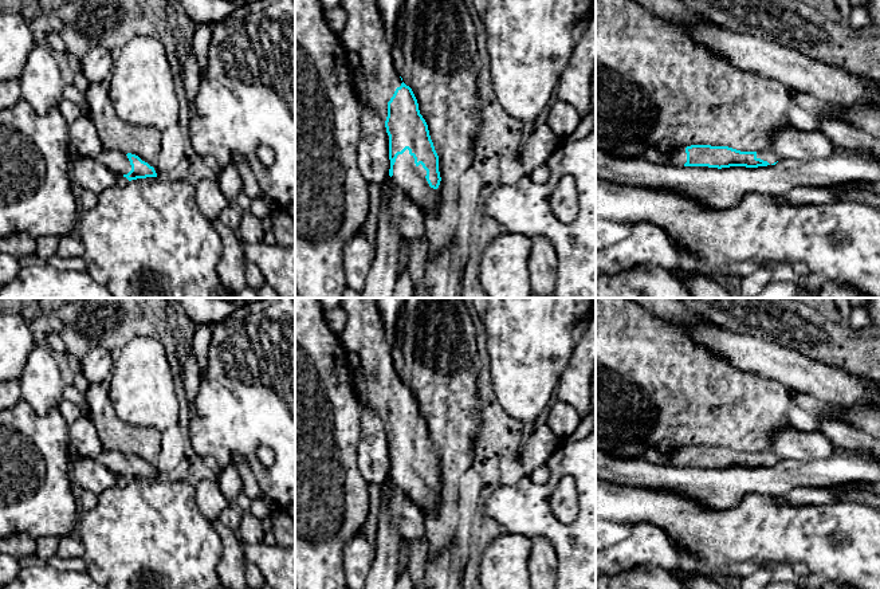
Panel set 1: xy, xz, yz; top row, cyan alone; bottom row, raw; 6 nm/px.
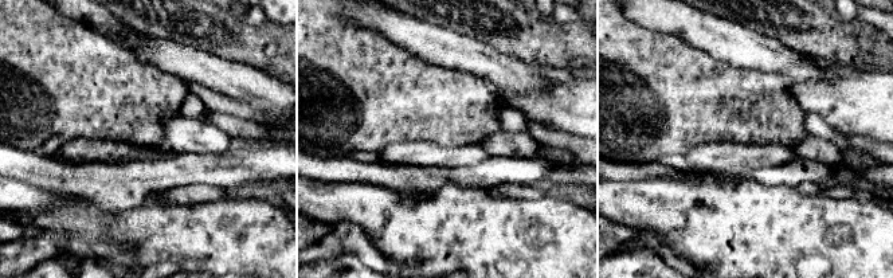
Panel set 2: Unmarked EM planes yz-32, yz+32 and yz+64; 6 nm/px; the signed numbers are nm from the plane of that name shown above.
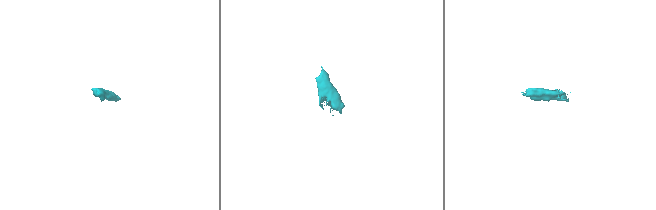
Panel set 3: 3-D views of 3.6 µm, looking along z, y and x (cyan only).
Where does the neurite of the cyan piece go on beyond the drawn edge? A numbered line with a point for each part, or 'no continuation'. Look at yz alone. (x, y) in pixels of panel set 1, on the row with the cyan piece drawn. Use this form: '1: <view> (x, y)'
1: yz (678, 156)
2: yz (770, 156)

